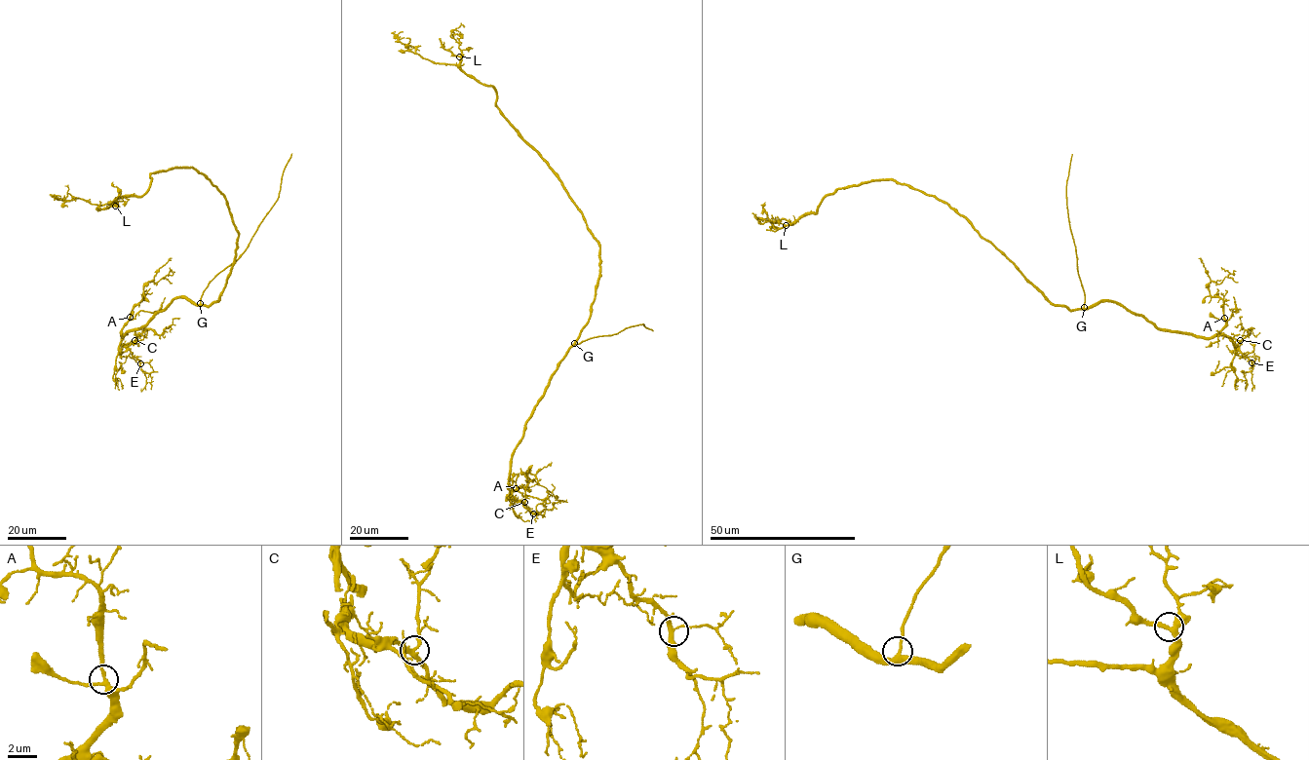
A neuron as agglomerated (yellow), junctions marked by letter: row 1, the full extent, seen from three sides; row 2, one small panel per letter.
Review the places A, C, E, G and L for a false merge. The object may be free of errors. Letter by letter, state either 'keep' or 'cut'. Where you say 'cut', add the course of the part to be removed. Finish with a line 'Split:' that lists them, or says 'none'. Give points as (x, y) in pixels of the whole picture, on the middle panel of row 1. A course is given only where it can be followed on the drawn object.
A: keep
C: keep
E: keep
G: keep
L: keep
Split: none

